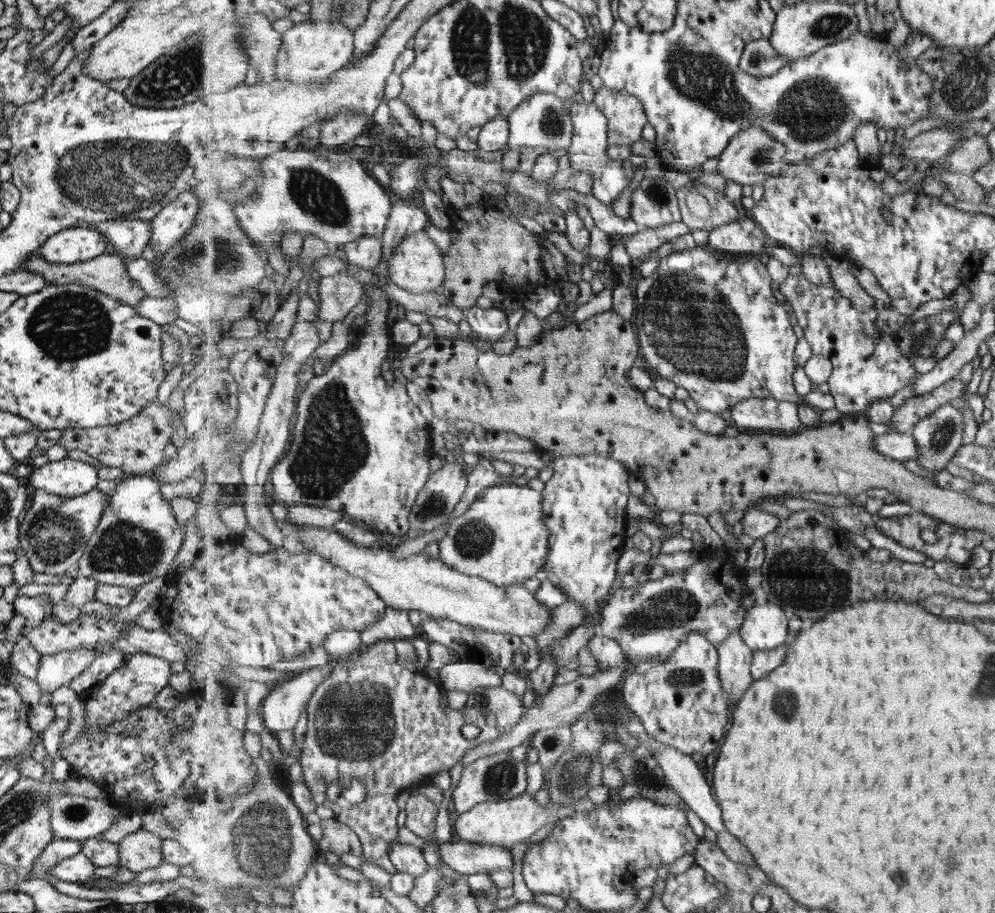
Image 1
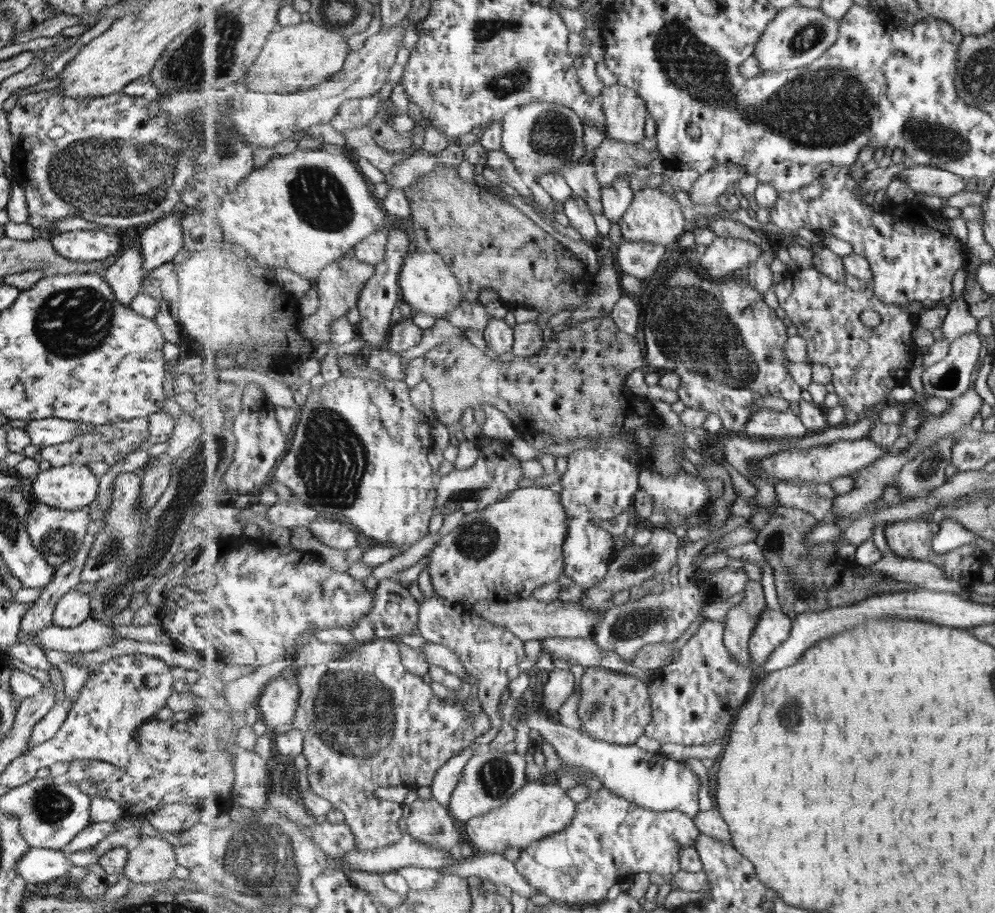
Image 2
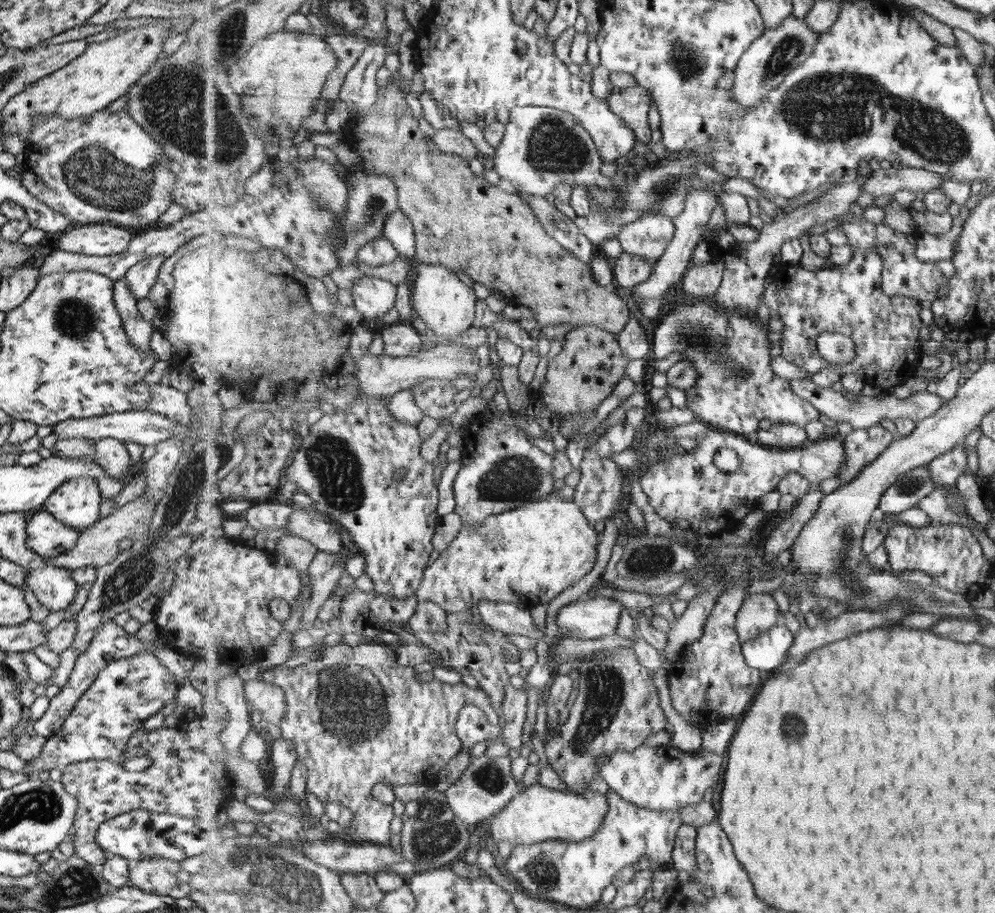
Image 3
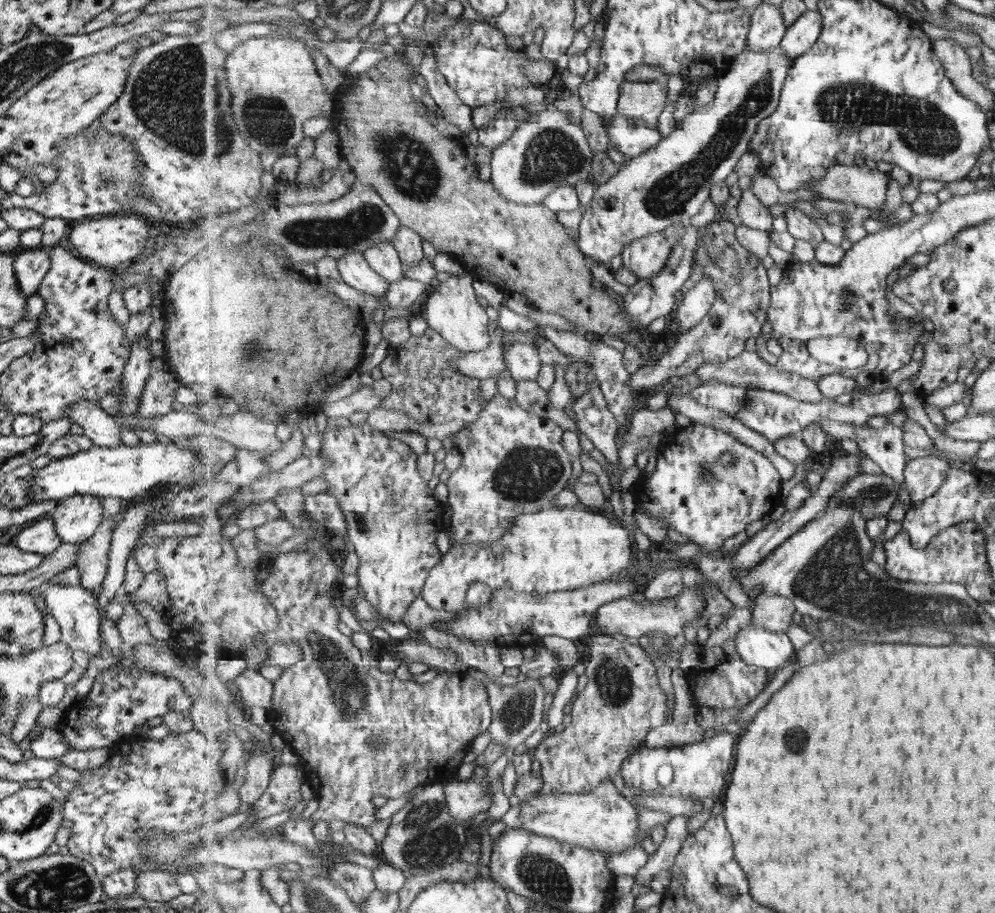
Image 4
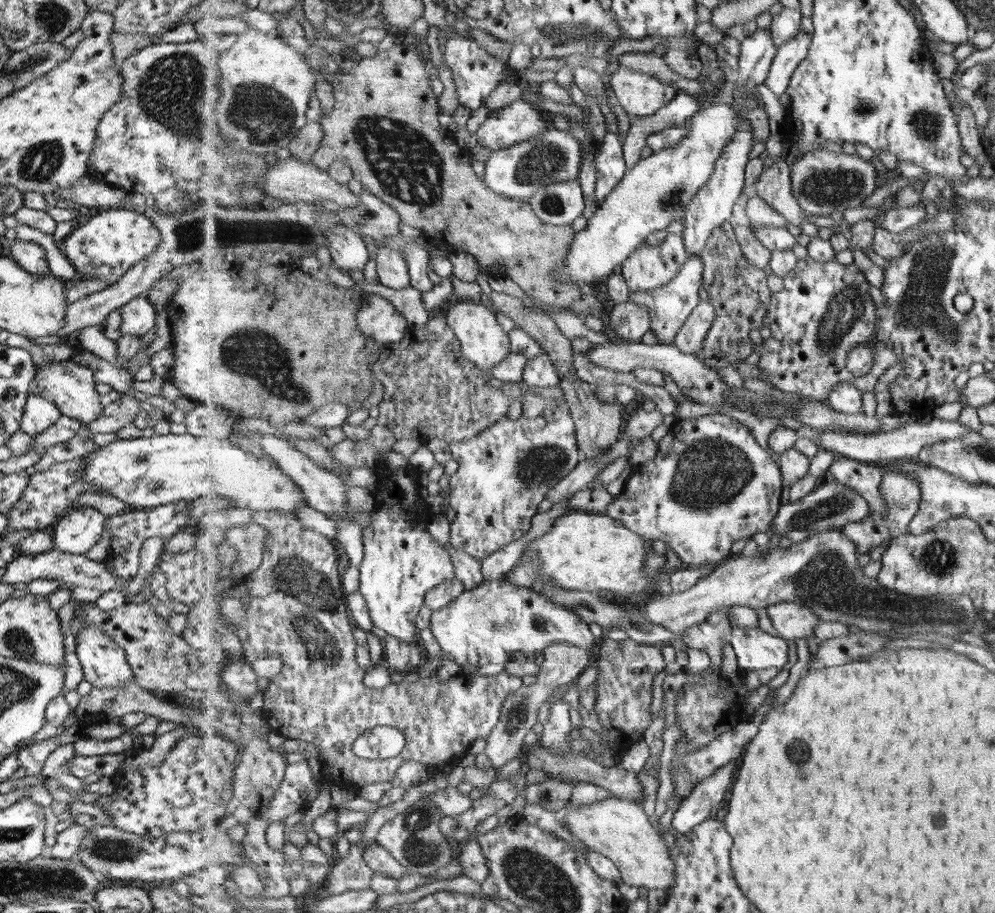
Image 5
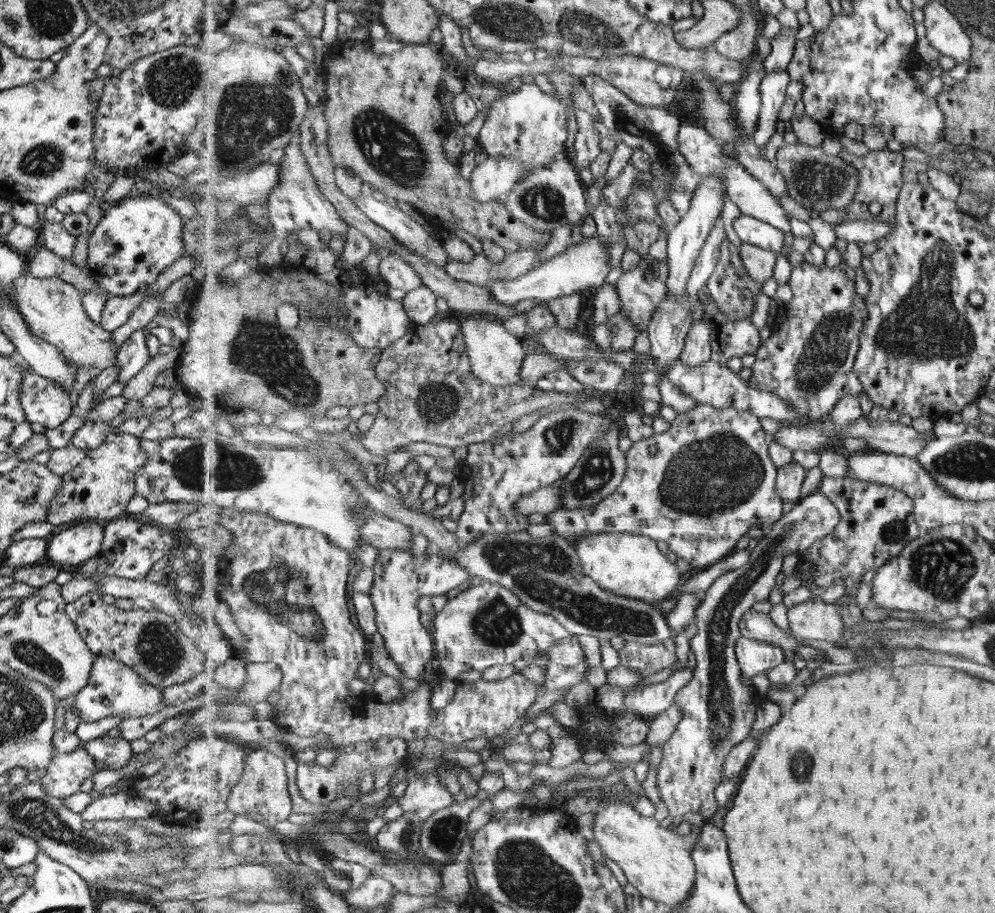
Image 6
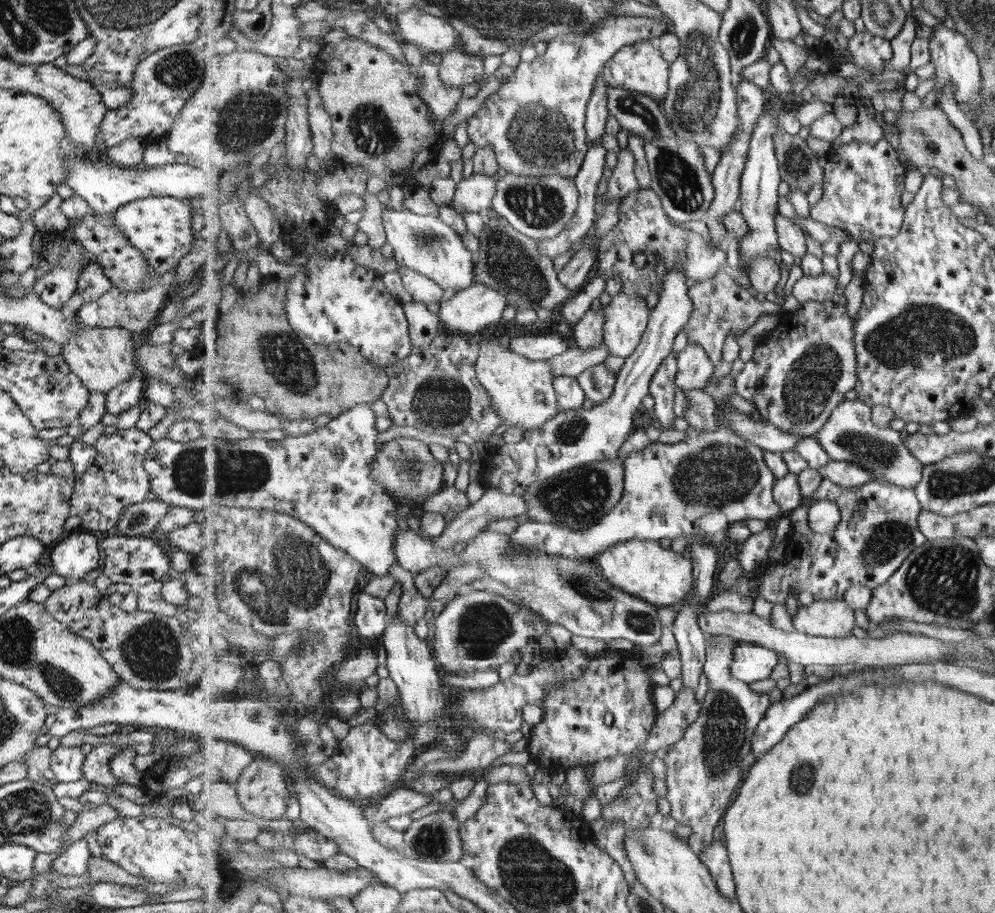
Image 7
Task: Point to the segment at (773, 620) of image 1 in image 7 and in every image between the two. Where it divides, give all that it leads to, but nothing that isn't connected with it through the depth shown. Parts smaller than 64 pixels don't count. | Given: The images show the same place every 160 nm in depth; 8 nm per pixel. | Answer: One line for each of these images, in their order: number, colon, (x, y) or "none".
2: (774, 626)
3: (770, 651)
4: (768, 649)
5: (756, 650)
6: (756, 656)
7: (752, 663)

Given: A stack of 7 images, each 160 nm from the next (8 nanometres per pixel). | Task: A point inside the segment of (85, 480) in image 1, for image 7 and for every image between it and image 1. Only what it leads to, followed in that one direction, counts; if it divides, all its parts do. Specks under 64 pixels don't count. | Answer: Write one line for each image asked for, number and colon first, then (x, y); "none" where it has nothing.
2: (68, 487)
3: (75, 502)
4: (75, 518)
5: (75, 532)
6: (70, 545)
7: (74, 557)

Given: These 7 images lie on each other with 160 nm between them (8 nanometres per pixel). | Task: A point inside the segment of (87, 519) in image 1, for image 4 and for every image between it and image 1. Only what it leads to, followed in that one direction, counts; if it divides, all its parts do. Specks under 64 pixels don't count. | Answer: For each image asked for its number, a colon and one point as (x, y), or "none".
2: (56, 534)
3: (47, 537)
4: (40, 538)

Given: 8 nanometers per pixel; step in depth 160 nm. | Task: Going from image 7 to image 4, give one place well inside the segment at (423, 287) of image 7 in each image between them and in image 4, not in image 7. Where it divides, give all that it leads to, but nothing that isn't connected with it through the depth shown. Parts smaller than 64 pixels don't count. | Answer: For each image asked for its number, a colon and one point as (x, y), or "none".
4: (384, 258)
5: (392, 268)
6: (395, 271)

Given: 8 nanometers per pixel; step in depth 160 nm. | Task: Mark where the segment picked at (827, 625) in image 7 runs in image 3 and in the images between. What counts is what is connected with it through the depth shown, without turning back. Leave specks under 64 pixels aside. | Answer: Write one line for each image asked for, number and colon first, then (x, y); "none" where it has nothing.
3: (759, 613)
4: (772, 612)
5: (791, 620)
6: (813, 619)

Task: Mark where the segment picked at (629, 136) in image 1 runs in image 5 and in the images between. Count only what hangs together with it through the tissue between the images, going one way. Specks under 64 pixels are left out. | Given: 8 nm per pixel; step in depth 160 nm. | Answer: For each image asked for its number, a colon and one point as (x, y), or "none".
2: (626, 112)
3: (633, 105)
4: (645, 101)
5: (640, 95)

